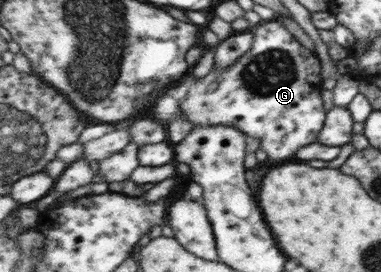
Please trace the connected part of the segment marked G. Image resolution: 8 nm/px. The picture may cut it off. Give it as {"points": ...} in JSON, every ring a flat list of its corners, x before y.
{"points":[[264,21,249,28,252,41,248,51,240,58,234,60,232,65,221,72,212,67,202,79,196,79,188,74,176,86,166,91,158,103,154,103,150,115,156,117,160,123,172,123,178,117,186,116,191,123,196,125,229,125,238,131,246,132,247,138,258,139,259,148,270,161,282,161,292,157,300,147,315,143,317,135,322,129,324,109,320,101,320,67,318,59,304,49,278,21]]}

